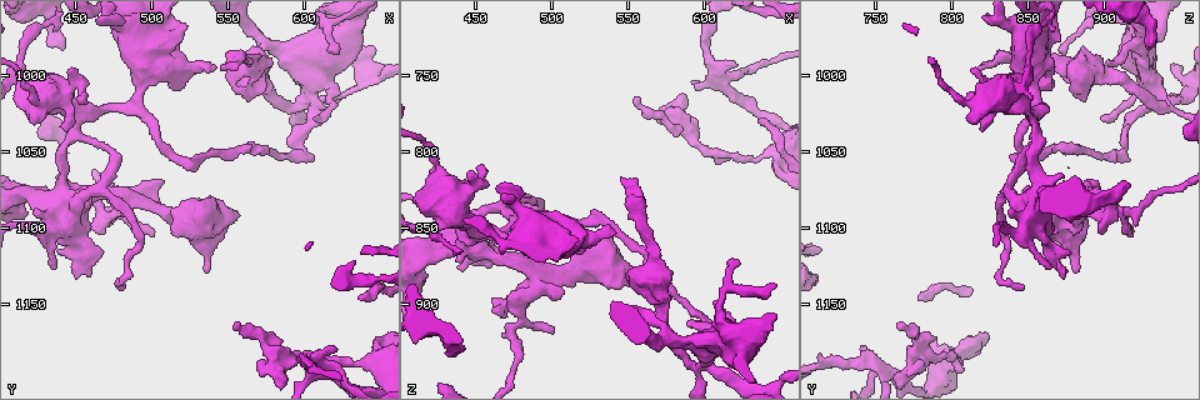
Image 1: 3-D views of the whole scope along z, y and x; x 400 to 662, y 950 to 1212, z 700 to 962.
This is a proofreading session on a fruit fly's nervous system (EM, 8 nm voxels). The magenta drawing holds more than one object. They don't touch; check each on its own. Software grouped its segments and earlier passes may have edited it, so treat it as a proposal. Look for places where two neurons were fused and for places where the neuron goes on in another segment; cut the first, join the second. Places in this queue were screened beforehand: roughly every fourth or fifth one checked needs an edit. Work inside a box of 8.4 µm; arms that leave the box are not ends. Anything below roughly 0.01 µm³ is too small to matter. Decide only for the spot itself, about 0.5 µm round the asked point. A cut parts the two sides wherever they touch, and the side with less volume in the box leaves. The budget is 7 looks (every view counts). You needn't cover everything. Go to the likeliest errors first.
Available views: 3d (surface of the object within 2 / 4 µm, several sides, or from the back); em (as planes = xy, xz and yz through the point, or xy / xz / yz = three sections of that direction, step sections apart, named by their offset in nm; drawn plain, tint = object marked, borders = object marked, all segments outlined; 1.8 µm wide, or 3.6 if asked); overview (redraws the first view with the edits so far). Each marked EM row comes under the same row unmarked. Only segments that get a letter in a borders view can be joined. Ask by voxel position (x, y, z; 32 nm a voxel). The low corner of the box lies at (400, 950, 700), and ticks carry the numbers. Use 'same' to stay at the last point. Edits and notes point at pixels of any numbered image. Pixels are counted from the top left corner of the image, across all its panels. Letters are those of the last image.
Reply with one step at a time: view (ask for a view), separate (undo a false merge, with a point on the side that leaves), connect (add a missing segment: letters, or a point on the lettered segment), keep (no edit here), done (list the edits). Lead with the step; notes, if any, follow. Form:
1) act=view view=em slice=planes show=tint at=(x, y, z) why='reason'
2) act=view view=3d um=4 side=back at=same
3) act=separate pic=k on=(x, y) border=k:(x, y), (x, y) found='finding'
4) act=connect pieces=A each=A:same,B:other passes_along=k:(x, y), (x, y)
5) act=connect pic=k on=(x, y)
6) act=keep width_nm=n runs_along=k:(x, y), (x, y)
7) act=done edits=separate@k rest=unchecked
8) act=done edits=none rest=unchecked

act=view view=em um=3.6 slice=xy step=8 show=tint at=(438, 1080, 860) why='looks like a crossing'

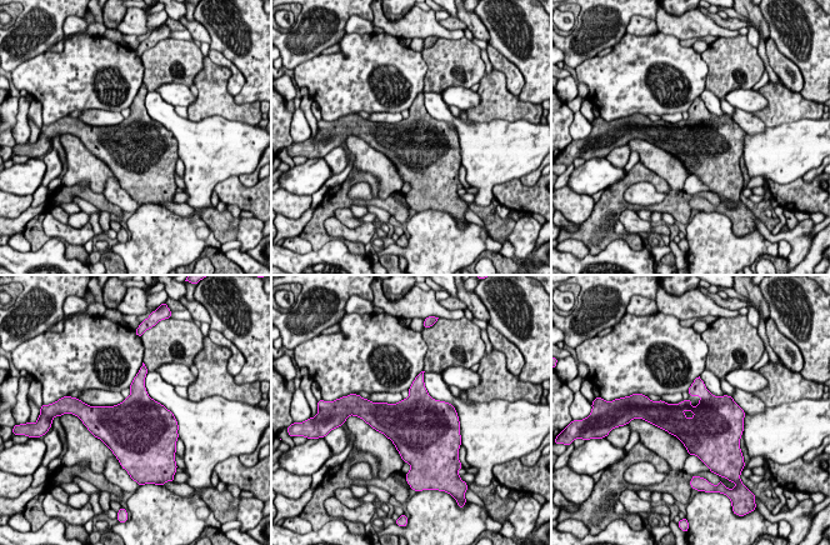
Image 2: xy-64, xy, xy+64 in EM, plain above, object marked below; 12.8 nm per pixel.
act=view view=em um=3.6 slice=planes show=borders at=same why='cut it another way'

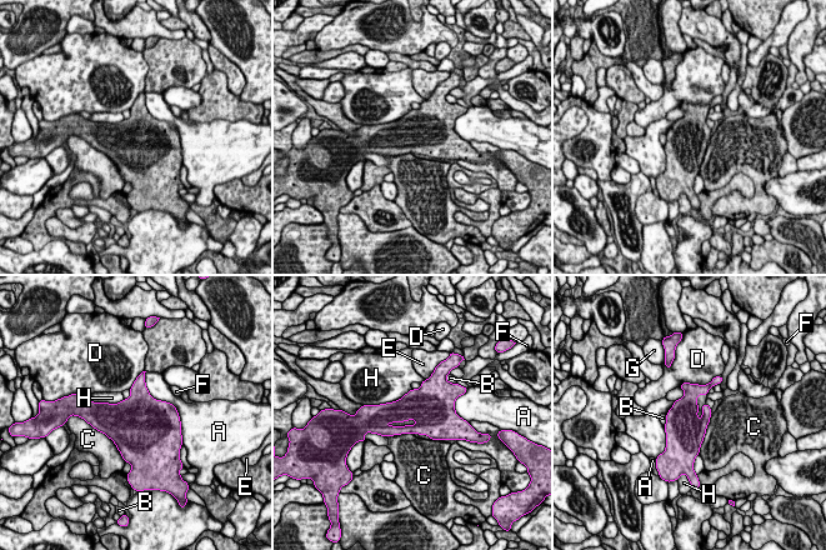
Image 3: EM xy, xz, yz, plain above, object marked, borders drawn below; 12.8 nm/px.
act=keep width_nm=550 longest_contact=A:600nm each=A:other,B:other,C:other,D:other,E:other,F:other,G:other,H:other found='all the same neuron'

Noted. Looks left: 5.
act=view view=em slice=planes show=borders at=(556, 1166, 764) why='free end'

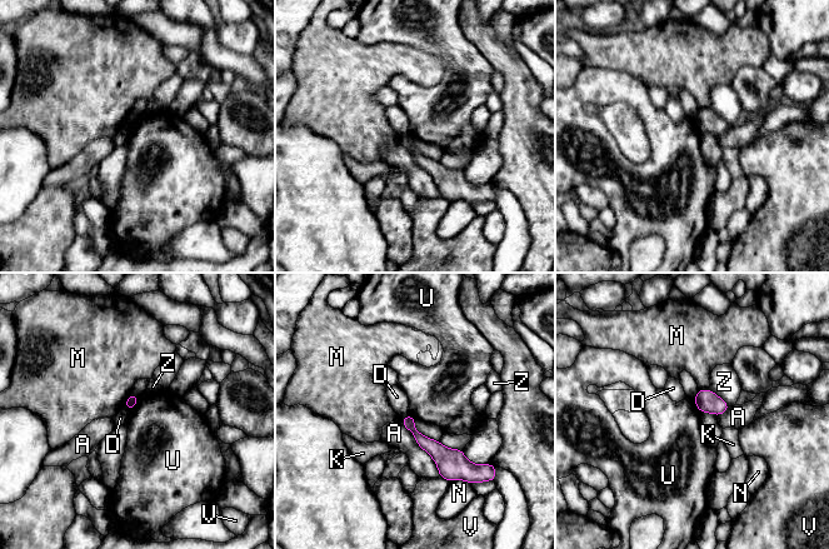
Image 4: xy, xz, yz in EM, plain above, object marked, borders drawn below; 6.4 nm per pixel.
act=keep each=A:other,D:other,K:other,M:other,N:other,U:other,V:other,Z:other found='no lettered segment goes on from it'

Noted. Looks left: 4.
act=view view=3d um=4 at=(504, 990, 856) why='looks like a crossing'

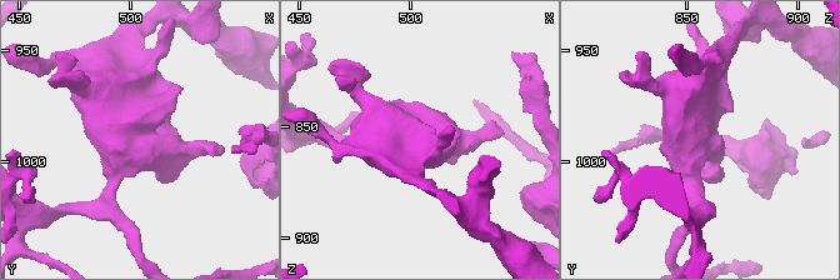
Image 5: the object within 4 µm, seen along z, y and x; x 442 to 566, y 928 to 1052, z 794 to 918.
act=view view=em slice=planes show=borders at=(504, 992, 853) why='need the tissue'

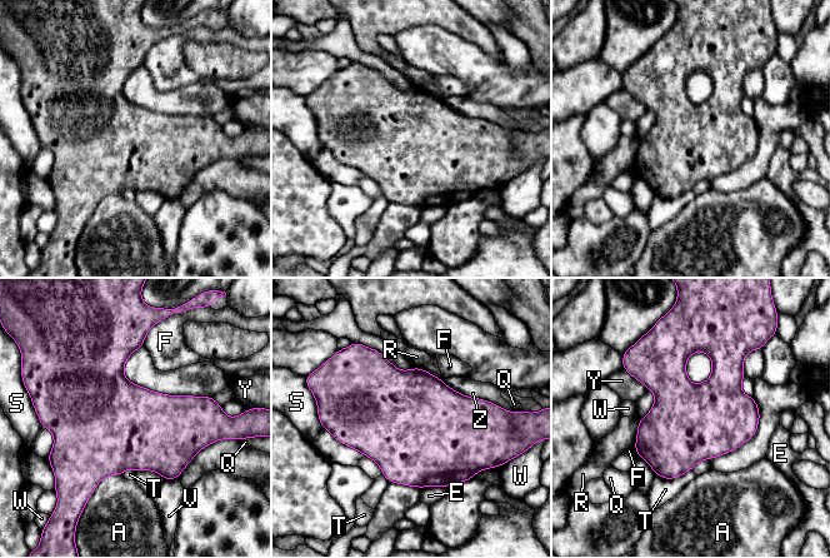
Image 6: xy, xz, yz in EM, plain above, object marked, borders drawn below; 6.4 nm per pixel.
act=keep longest_contact=Z:400nm each=A:other,E:other,F:other,Q:other,R:other,S:other,T:other,V:other,W:other,Y:other,Z:other border=6:(710, 458), (674, 478), (656, 476) found='one neuron here'

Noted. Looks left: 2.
act=done edits=none rest=unchecked

